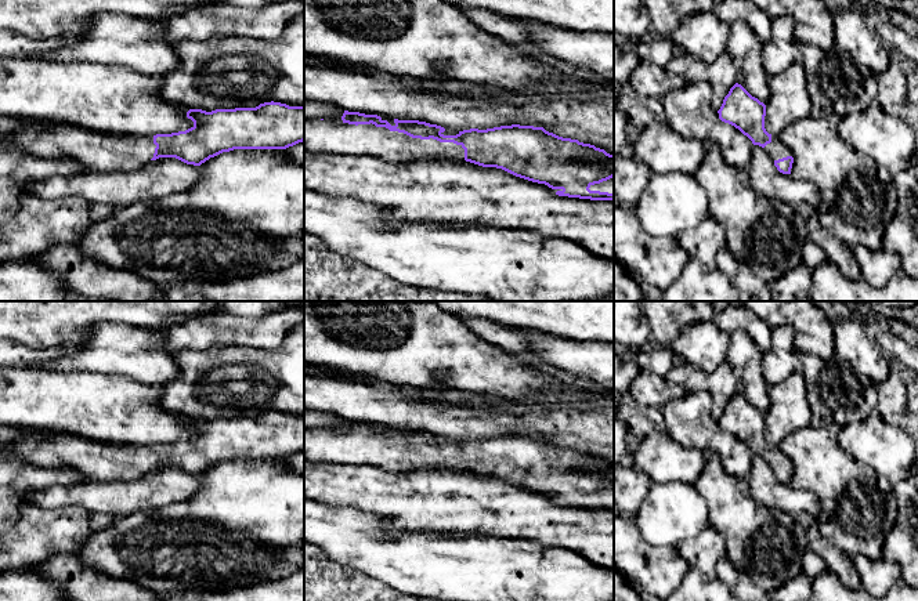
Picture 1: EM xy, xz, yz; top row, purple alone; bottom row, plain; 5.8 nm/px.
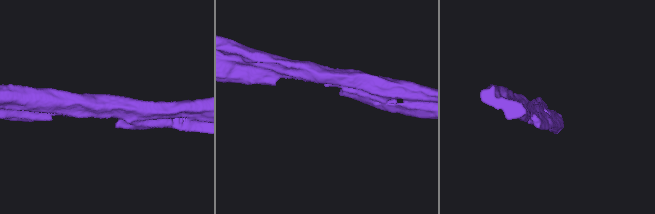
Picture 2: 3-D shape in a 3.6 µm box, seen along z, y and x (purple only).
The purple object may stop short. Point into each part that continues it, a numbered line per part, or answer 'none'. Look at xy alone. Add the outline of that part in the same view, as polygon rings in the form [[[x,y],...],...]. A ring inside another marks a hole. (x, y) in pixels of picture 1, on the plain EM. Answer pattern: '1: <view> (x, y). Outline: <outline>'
1: xy (96, 460). Outline: [[[28,431],[11,443],[0,443],[0,455],[18,457],[26,463],[54,468],[68,467],[90,481],[120,481],[144,477],[155,463],[153,445],[101,442],[68,432]]]

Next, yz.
1: yz (776, 459). Outline: [[[771,445],[771,452],[763,457],[773,470],[792,466],[791,460],[780,450],[778,446]]]

